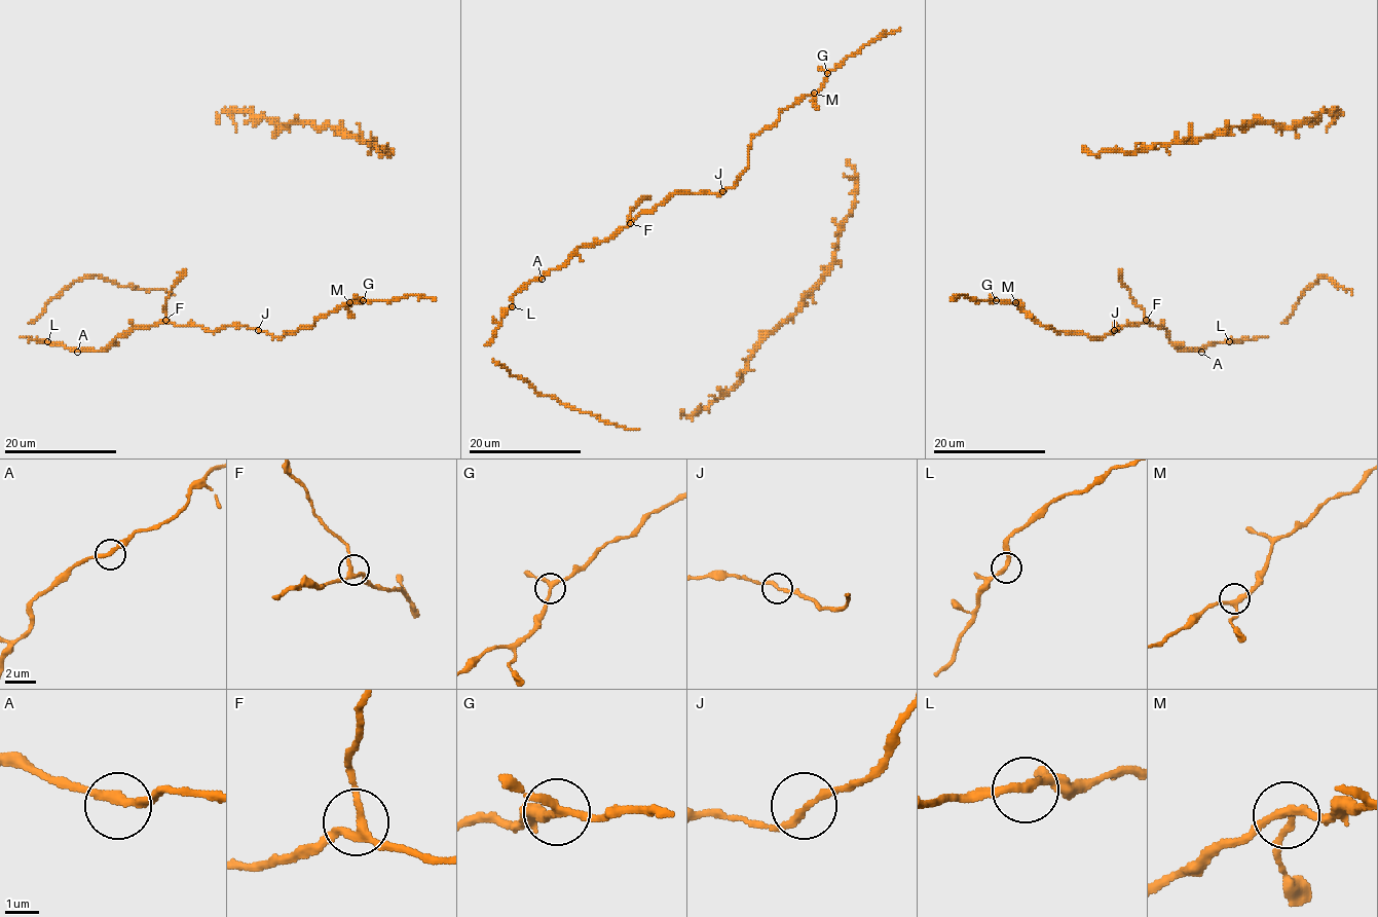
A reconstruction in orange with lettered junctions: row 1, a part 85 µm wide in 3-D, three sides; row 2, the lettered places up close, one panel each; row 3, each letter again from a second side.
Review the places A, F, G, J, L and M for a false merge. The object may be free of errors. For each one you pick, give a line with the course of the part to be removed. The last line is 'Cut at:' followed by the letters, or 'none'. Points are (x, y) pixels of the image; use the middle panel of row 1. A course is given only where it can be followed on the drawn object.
Cut at: none

